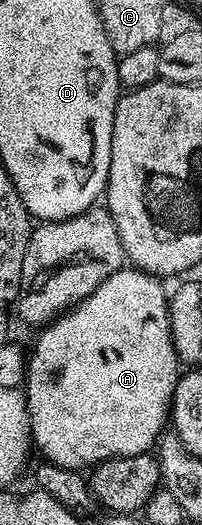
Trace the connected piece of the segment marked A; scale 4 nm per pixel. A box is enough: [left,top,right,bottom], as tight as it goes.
[24,266,180,470]

